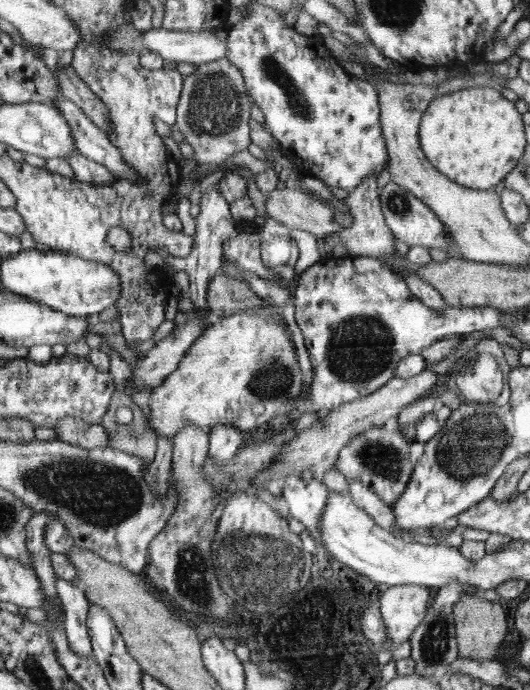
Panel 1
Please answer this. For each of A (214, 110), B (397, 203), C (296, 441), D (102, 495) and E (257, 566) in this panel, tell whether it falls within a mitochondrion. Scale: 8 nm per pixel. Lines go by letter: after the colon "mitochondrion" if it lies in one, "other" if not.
A: mitochondrion
B: mitochondrion
C: other
D: mitochondrion
E: mitochondrion

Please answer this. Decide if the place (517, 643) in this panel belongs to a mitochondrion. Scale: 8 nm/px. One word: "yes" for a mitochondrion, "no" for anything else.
no

